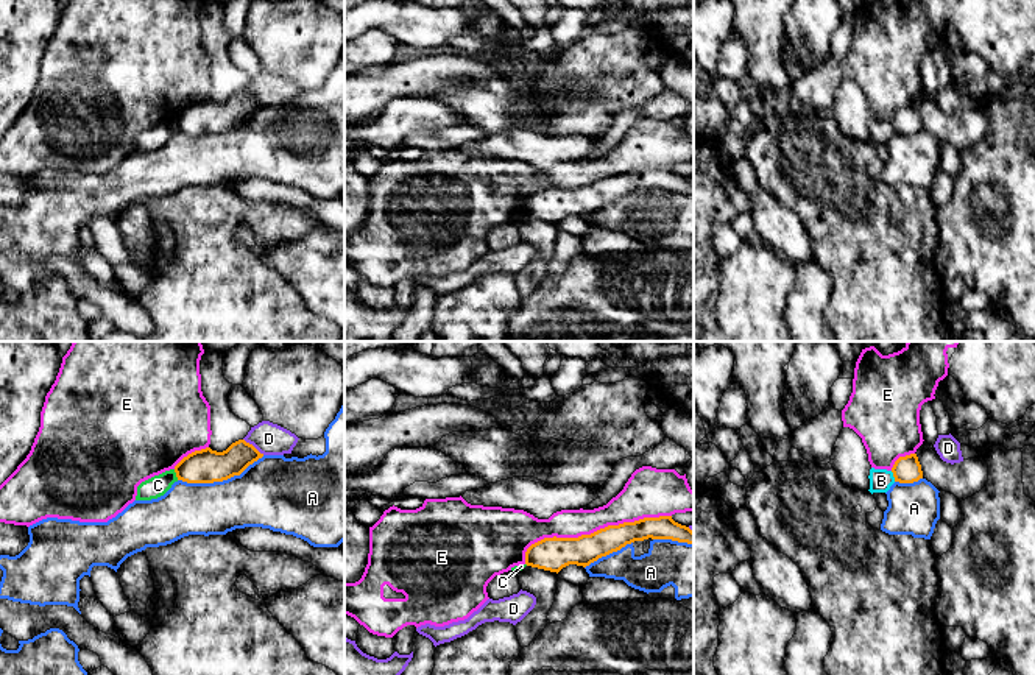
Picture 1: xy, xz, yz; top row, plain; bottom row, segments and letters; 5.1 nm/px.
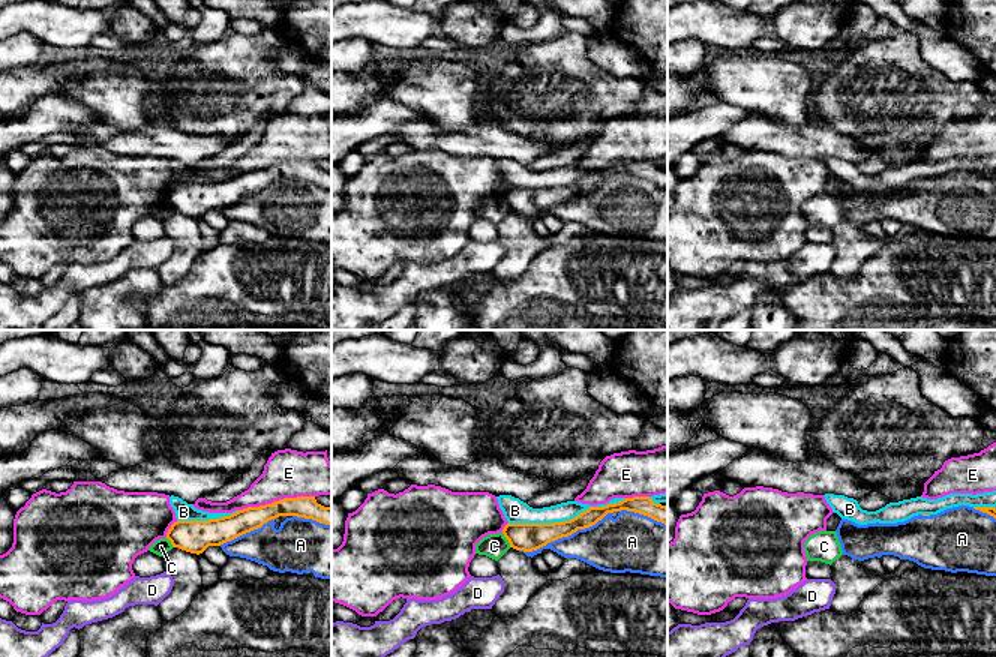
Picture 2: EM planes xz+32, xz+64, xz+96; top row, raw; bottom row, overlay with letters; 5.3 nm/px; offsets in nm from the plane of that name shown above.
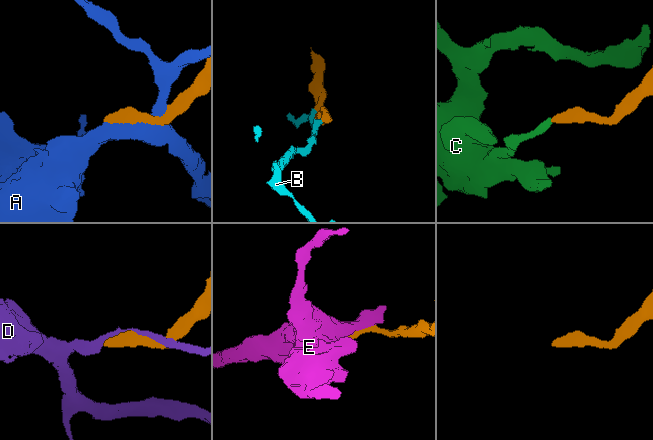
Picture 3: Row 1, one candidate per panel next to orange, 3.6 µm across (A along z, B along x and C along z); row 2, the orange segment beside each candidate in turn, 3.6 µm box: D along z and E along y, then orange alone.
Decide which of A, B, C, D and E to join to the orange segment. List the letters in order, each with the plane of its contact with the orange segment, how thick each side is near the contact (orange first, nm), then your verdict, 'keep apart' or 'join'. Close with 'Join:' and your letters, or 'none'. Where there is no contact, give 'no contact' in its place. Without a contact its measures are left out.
A: meets orange in xy; 180 nm thick on the orange side, 340 nm on the other; keep apart
B: meets orange in yz; 140 nm thick on the orange side, 120 nm on the other; keep apart
C: meets orange in xy; 180 nm thick on the orange side, 110 nm on the other; keep apart
D: meets orange in xy; 170 nm thick on the orange side, 170 nm on the other; keep apart
E: meets orange in xz; 180 nm thick on the orange side, 170 nm on the other; keep apart
Join: none

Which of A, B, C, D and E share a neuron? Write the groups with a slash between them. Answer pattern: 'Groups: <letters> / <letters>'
Groups: A / B / C / D / E

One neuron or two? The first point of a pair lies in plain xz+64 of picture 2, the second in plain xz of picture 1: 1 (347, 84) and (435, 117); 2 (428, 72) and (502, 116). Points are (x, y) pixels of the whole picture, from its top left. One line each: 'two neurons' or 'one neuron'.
1: two neurons
2: one neuron

